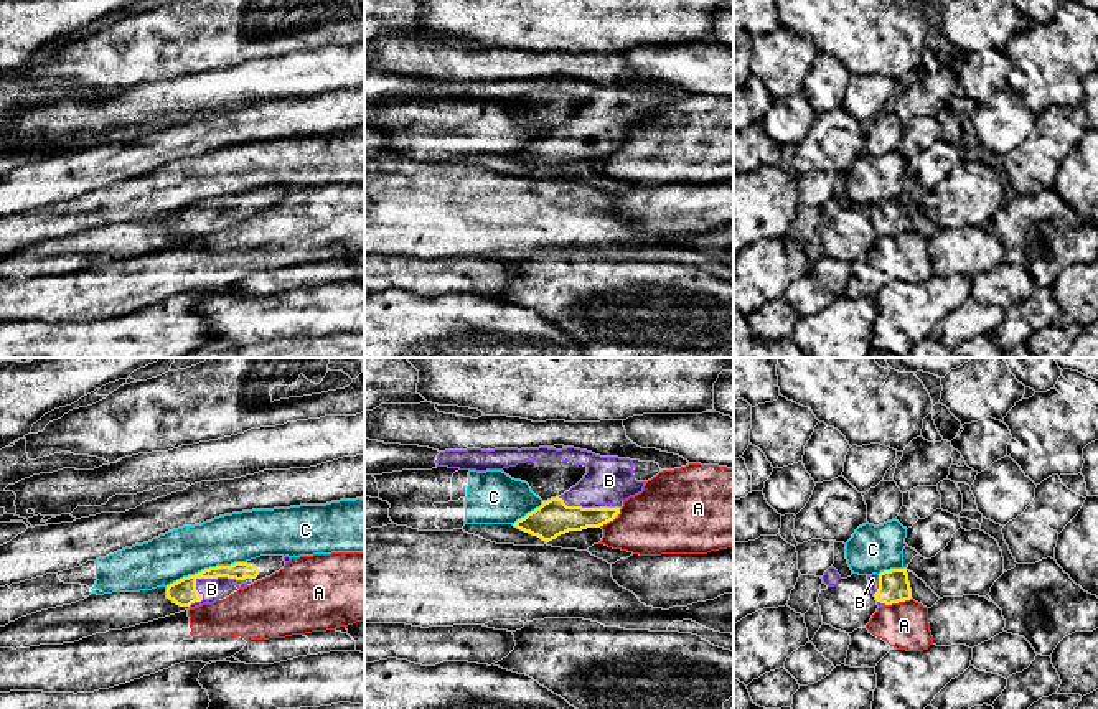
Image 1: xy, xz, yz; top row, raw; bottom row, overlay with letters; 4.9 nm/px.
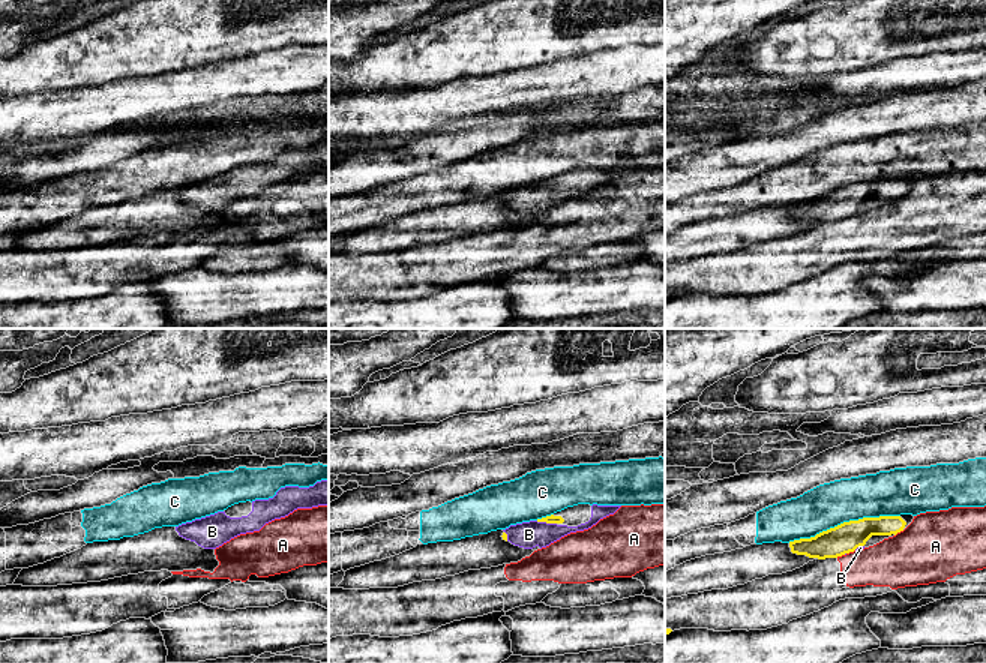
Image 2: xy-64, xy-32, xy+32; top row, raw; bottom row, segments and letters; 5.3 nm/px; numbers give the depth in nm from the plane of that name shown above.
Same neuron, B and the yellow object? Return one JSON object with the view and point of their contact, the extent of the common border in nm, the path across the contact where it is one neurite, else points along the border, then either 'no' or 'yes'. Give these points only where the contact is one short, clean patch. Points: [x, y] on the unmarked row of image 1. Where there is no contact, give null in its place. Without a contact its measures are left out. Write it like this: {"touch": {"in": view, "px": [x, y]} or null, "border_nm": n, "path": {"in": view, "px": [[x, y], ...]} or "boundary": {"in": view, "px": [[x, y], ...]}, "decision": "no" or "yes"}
{"touch": {"in": "xy", "px": [203, 208]}, "border_nm": 300, "path": {"in": "xy", "px": [[183, 223], [203, 208], [211, 220]]}, "decision": "yes"}

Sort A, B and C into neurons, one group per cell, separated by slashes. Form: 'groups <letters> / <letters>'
groups A / B / C

